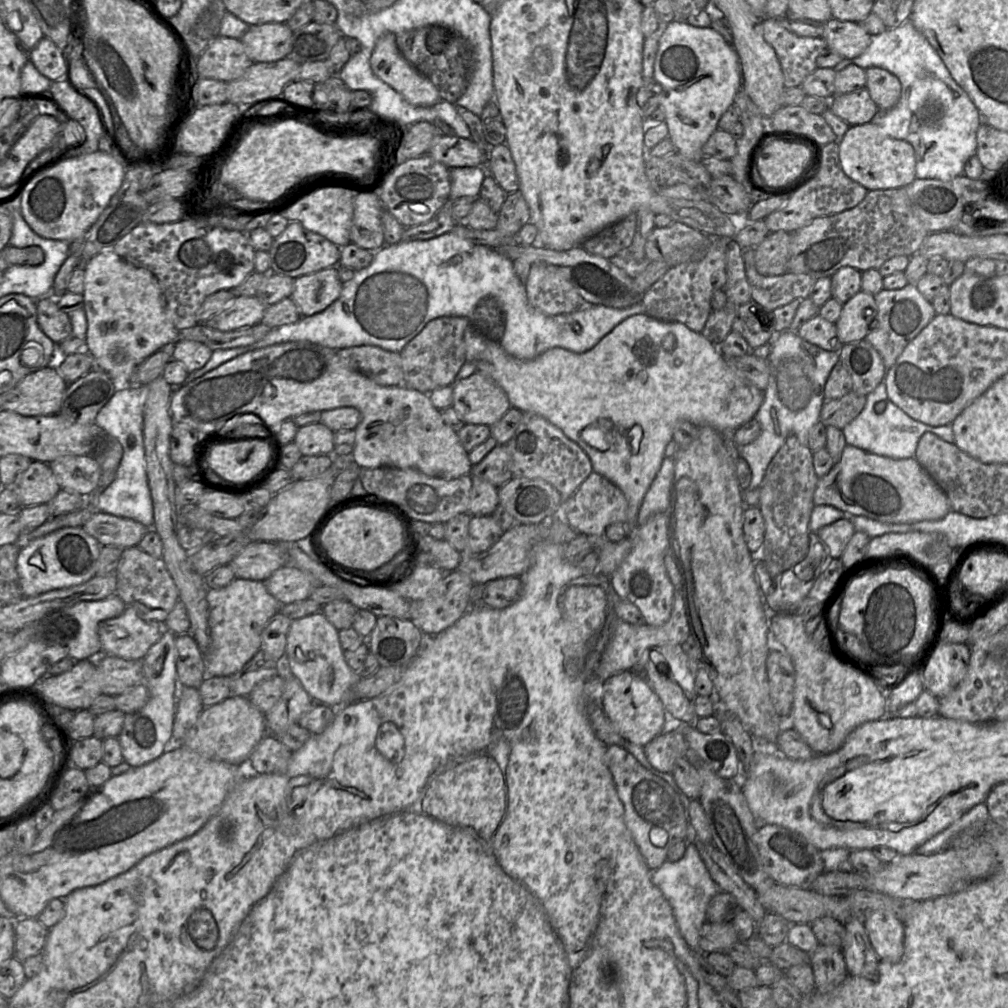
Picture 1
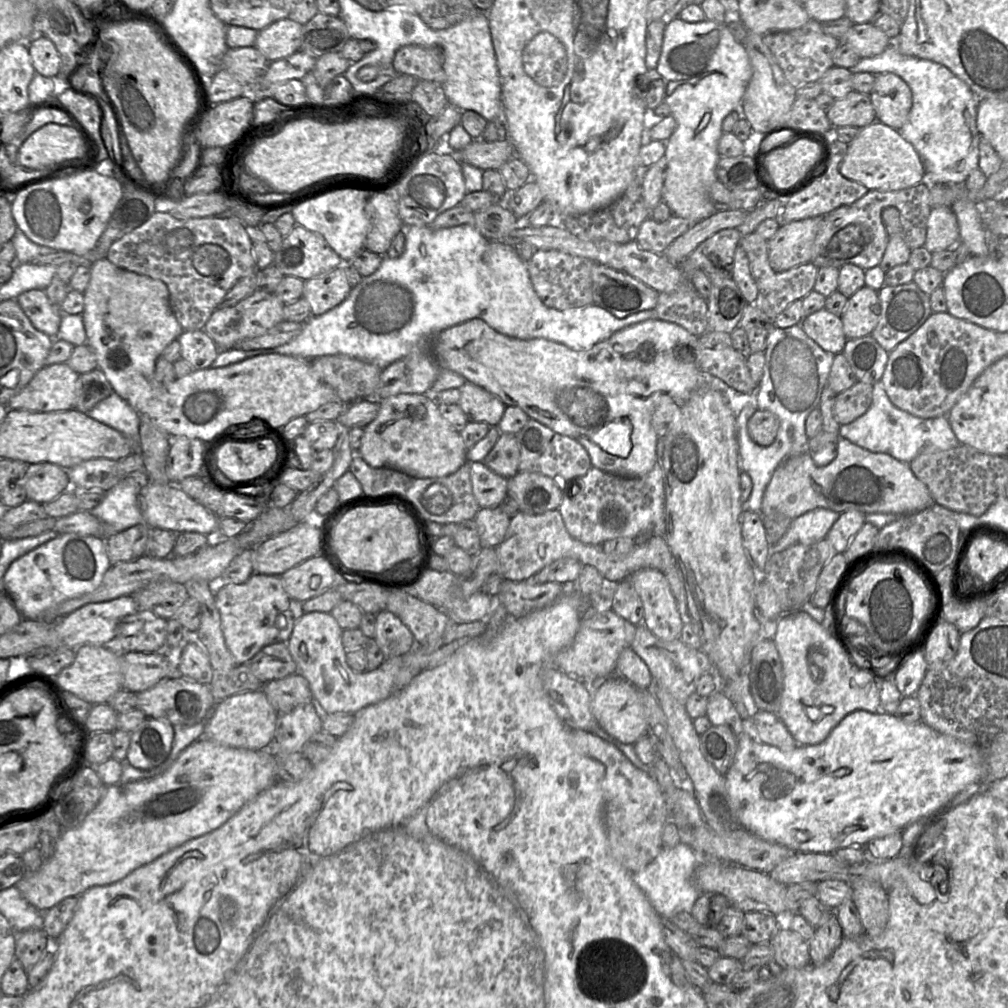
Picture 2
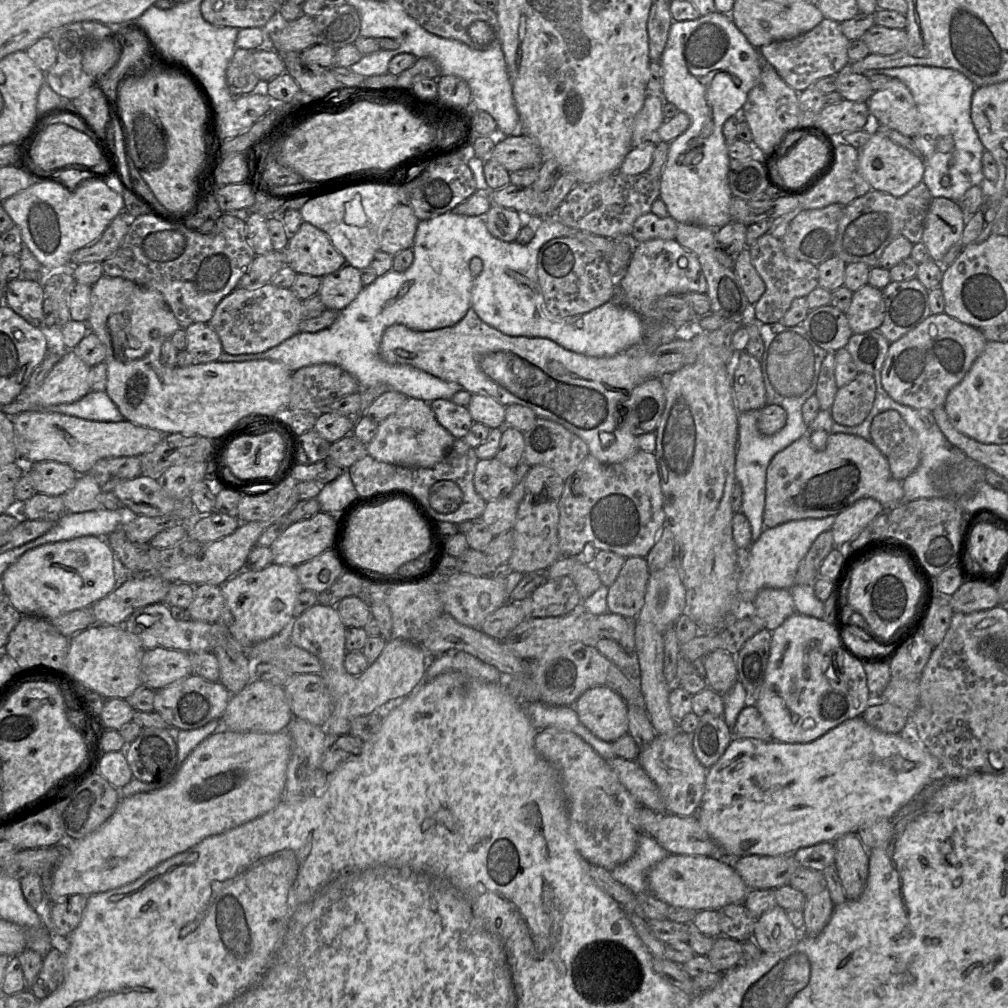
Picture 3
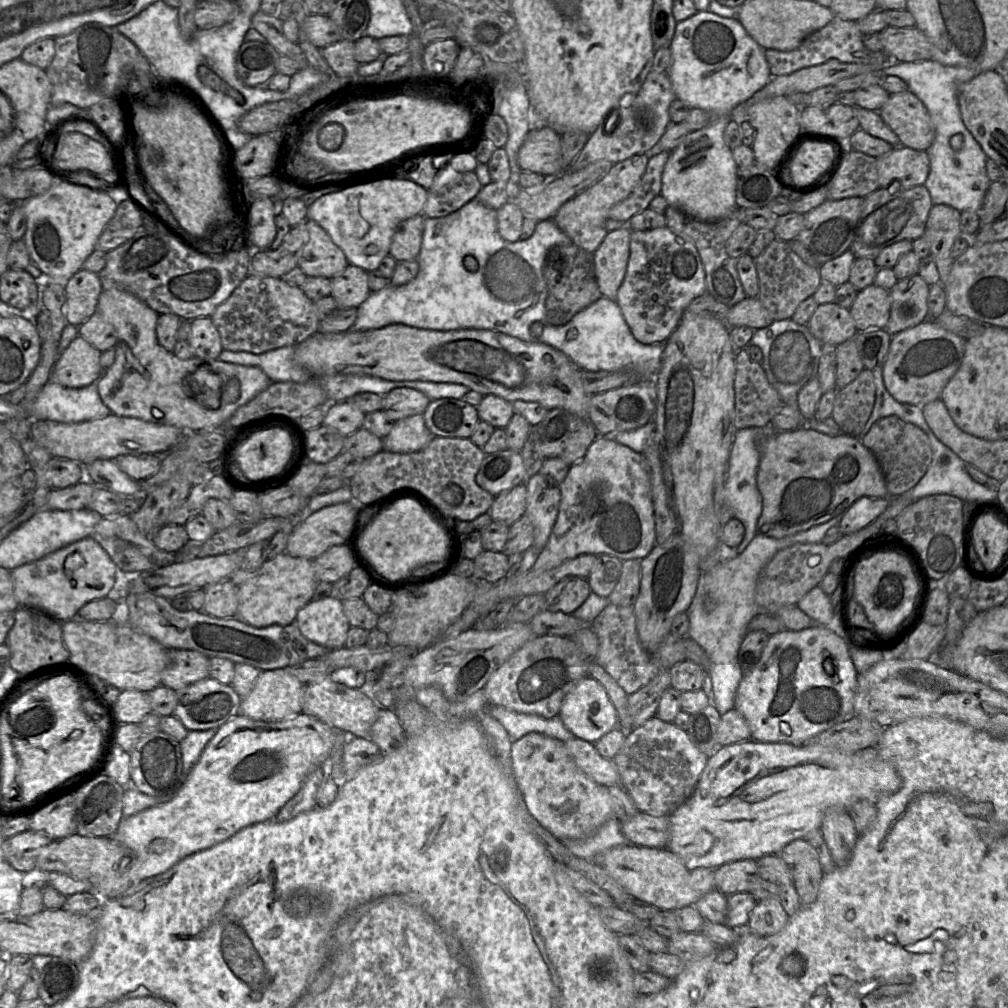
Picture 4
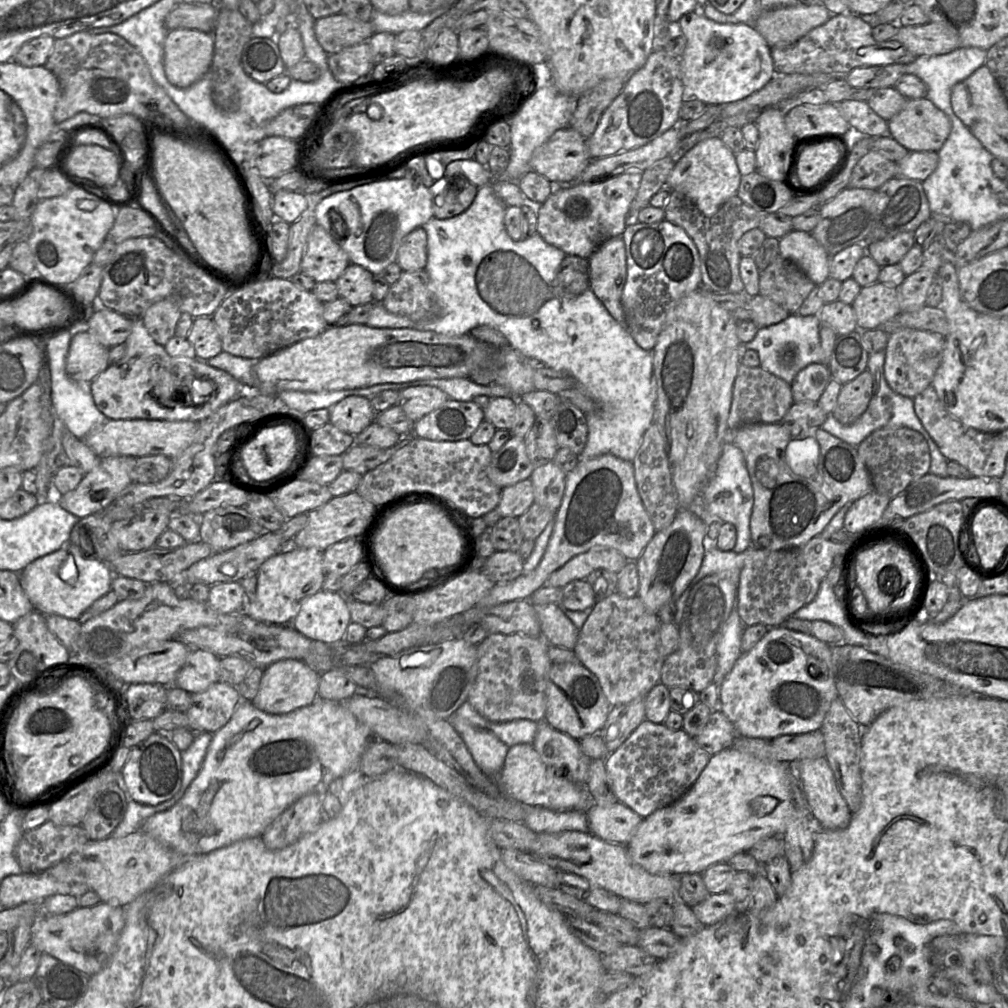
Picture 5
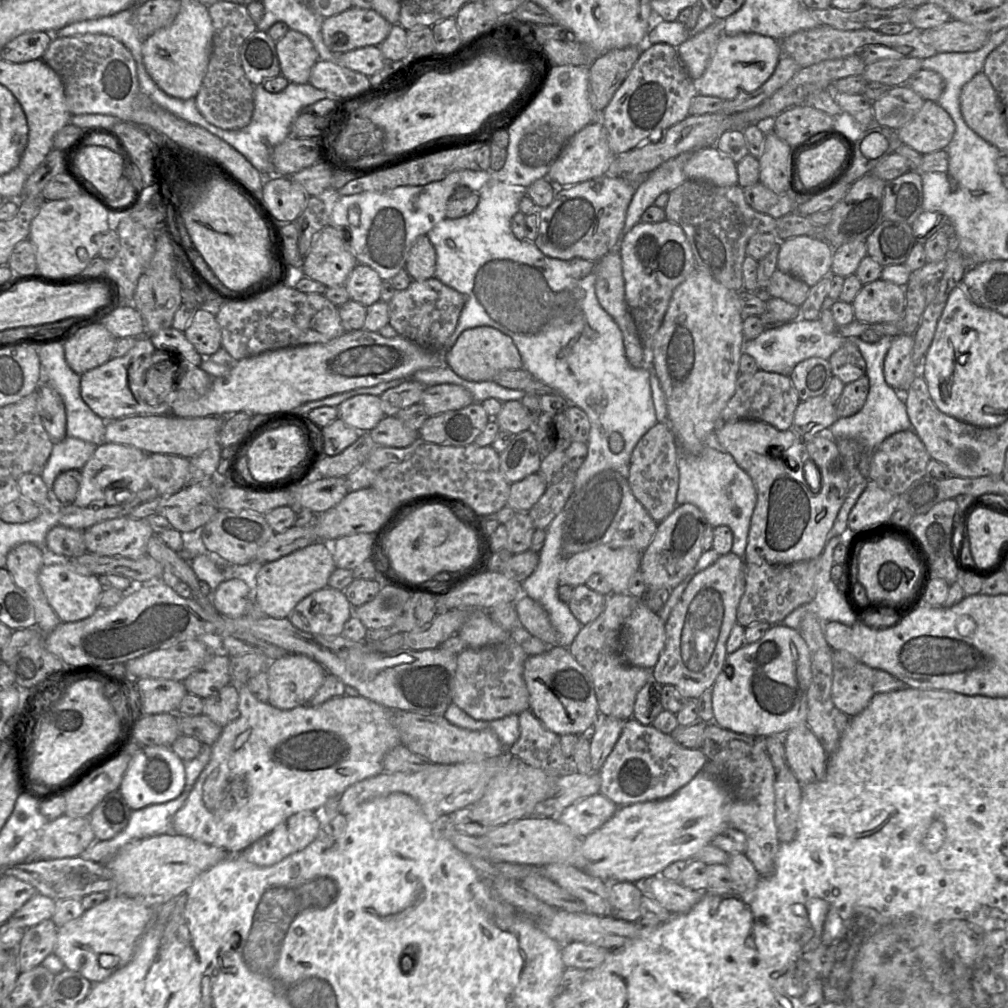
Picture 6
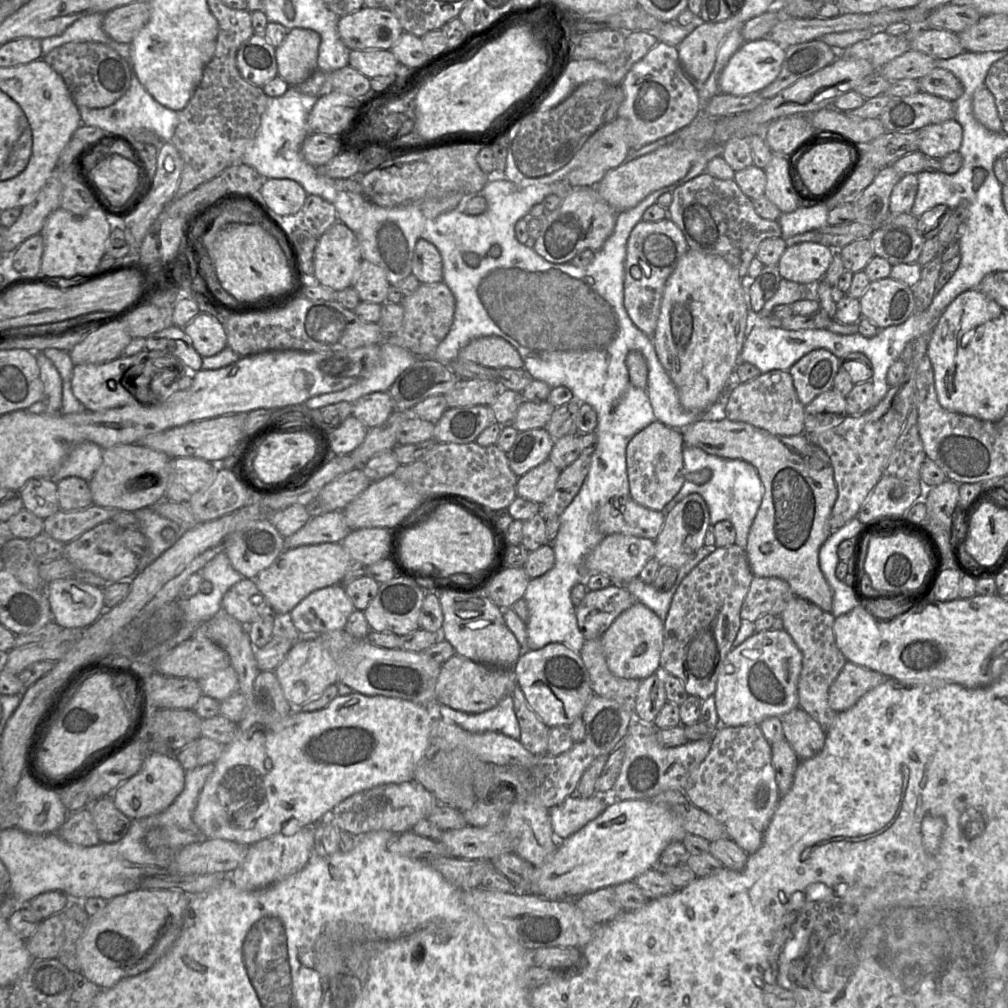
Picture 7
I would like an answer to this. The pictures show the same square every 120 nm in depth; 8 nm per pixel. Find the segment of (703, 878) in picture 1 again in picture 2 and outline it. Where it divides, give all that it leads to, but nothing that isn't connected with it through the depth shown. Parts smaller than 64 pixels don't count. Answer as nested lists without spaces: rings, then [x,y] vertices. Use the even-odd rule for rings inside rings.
[[[684,843],[660,853],[642,870],[632,874],[633,880],[645,894],[662,920],[669,920],[681,912],[691,912],[701,892],[695,886],[693,874],[700,859],[692,848]]]

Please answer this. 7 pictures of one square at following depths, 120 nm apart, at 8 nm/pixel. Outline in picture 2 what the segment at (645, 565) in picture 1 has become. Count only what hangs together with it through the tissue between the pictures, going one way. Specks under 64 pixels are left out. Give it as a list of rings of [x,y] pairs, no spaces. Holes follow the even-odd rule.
[[[642,568],[629,578],[643,603],[643,625],[661,640],[680,639],[683,623],[665,575],[657,569]]]

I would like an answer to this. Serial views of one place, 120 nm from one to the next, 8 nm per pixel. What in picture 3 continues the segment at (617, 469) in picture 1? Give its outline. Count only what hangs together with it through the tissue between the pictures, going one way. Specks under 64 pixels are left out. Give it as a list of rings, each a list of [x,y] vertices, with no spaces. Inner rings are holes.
[[[470,310],[457,324],[431,331],[417,331],[402,324],[392,325],[388,327],[382,335],[379,354],[382,360],[388,364],[413,366],[442,380],[456,382],[472,395],[479,394],[492,397],[504,406],[509,406],[511,404],[520,404],[526,406],[533,410],[539,418],[544,418],[559,423],[572,433],[579,436],[588,445],[589,453],[600,462],[604,464],[614,464],[626,460],[636,451],[640,450],[637,444],[637,436],[627,430],[627,427],[623,425],[621,421],[621,405],[629,398],[635,387],[640,385],[645,380],[653,377],[647,375],[647,373],[642,370],[642,362],[650,355],[650,352],[653,349],[655,348],[652,347],[652,345],[638,343],[613,356],[586,356],[567,350],[556,342],[547,338],[506,335],[483,322],[474,311]]]

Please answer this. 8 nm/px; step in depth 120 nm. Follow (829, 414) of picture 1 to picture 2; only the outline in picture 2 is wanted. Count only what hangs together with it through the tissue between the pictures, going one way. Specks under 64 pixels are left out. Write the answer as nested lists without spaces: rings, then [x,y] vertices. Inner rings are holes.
[[[857,381],[849,389],[836,395],[834,417],[840,425],[862,416],[872,403],[873,385]]]

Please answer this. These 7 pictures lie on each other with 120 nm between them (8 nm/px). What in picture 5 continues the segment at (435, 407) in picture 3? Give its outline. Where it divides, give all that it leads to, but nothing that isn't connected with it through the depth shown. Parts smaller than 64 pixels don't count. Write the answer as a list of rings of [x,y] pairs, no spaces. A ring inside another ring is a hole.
[[[449,399],[415,423],[413,437],[433,441],[466,440],[484,420],[483,409],[473,401]]]

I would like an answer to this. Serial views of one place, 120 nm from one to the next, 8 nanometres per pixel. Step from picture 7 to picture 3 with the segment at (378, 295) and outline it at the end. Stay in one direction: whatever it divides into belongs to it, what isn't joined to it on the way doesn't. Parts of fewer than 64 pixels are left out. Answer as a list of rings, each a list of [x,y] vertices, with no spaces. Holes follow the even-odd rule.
[[[345,264],[336,272],[322,277],[318,295],[328,310],[339,312],[347,307],[363,288],[360,270]]]

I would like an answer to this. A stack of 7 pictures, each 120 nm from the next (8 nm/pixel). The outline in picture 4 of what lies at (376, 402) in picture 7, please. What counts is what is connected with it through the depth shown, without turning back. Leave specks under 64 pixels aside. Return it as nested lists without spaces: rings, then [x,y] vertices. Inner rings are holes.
[[[350,401],[329,403],[325,408],[323,425],[336,429],[344,437],[362,428],[365,413]]]

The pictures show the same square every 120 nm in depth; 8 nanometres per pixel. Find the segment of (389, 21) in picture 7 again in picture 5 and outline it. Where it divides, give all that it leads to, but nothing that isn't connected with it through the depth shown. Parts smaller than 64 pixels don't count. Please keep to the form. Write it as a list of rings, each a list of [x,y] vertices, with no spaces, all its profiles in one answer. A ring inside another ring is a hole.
[[[344,14],[316,19],[314,30],[317,41],[328,54],[337,53],[361,42],[368,42],[375,33],[371,21],[353,20]]]

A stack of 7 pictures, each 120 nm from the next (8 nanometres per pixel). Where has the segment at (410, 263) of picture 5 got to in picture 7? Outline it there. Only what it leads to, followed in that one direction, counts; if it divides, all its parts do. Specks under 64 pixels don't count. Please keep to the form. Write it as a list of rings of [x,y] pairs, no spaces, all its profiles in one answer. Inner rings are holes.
[[[422,238],[417,241],[411,274],[418,279],[420,285],[443,281],[443,261],[435,245]]]

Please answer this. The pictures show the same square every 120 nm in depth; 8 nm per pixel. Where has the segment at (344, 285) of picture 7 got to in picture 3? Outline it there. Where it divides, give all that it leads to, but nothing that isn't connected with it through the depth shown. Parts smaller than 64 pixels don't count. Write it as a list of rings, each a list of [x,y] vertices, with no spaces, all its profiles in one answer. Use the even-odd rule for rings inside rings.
[[[303,221],[286,246],[286,265],[297,274],[308,274],[322,278],[334,273],[346,264],[345,257],[333,246],[329,237],[312,224]]]

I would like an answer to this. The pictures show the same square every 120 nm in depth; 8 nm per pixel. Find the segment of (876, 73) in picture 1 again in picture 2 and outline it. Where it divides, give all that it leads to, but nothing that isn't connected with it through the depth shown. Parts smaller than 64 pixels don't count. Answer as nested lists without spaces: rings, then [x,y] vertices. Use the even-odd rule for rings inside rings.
[[[894,73],[877,74],[869,95],[877,121],[896,130],[907,122],[912,92],[901,77]]]

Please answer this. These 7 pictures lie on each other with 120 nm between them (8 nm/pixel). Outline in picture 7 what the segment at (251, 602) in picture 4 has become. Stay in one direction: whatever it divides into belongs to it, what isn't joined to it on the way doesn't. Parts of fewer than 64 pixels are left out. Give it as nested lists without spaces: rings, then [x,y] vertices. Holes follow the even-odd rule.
[[[342,543],[302,545],[285,549],[268,568],[252,579],[266,598],[271,611],[286,621],[293,608],[311,592],[340,584],[352,561]]]

